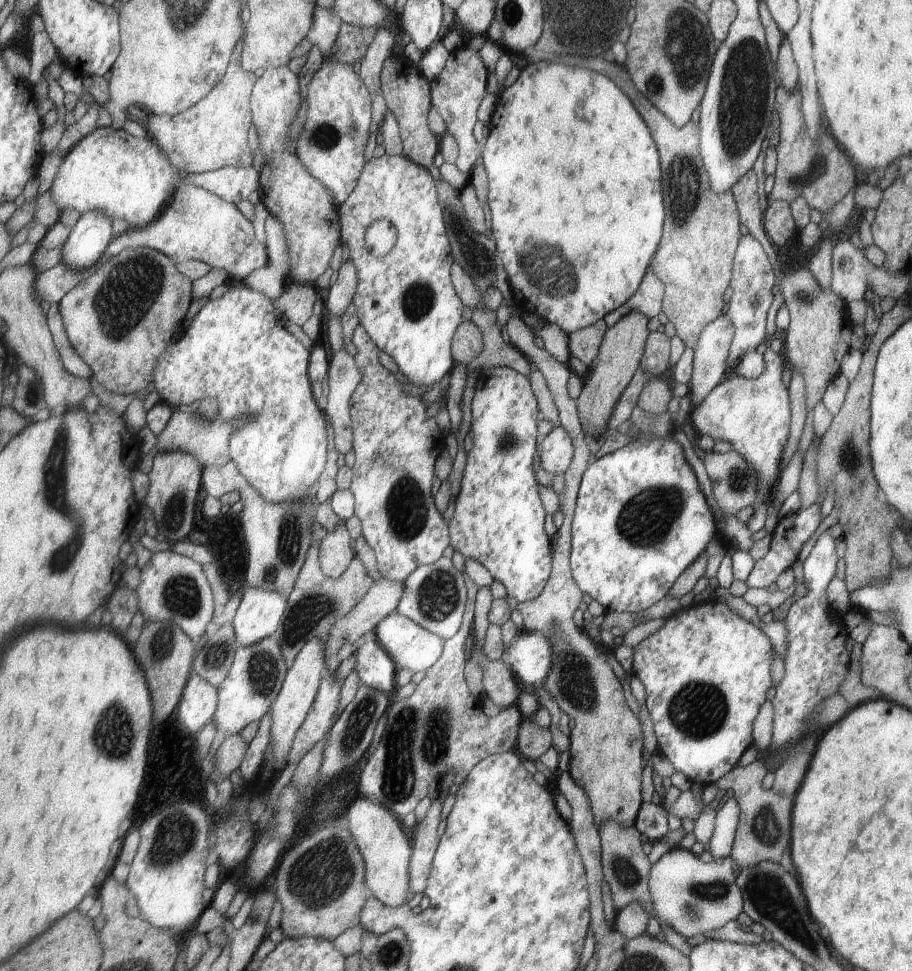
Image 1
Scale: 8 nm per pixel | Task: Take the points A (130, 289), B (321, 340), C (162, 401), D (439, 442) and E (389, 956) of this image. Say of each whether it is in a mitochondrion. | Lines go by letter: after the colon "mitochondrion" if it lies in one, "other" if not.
A: mitochondrion
B: other
C: other
D: other
E: mitochondrion

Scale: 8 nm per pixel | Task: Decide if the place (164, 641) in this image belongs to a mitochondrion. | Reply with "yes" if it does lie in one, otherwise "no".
yes

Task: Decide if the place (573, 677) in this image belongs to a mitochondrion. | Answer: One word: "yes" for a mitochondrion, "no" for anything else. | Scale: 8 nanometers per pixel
yes

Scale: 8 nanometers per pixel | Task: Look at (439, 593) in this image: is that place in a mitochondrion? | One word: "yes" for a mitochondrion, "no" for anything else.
yes

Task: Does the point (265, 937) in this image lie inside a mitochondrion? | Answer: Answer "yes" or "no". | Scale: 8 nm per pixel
no

